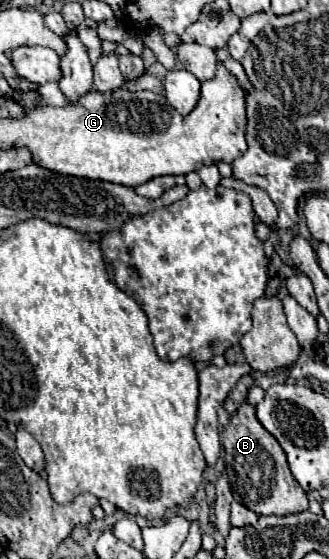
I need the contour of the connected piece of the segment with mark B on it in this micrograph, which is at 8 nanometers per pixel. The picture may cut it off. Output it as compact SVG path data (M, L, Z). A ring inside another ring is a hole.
M242 402L236 414L224 426L224 464L230 482L230 490L236 502L242 502L246 508L260 516L288 516L308 510L306 492L290 474L286 454L278 440L258 422L256 408L250 402Z

